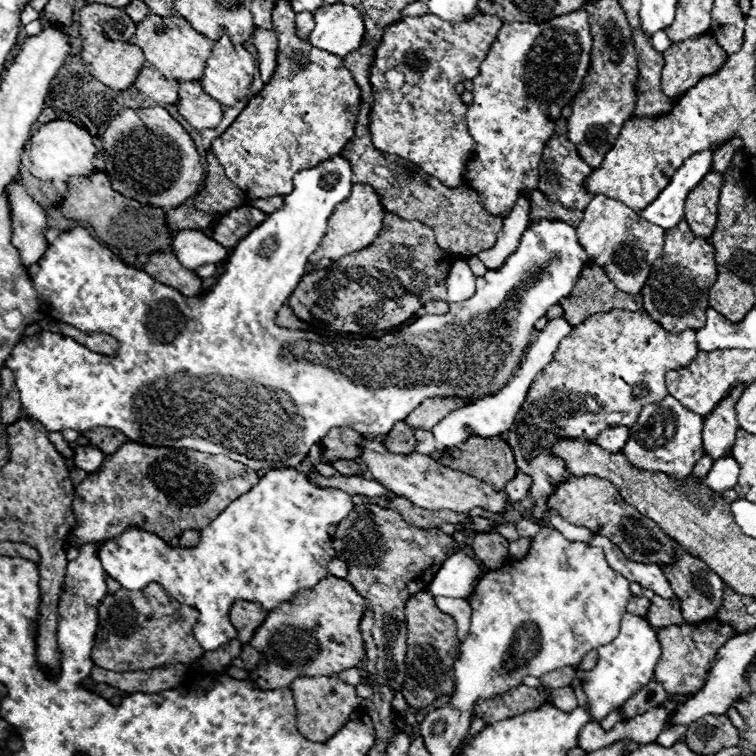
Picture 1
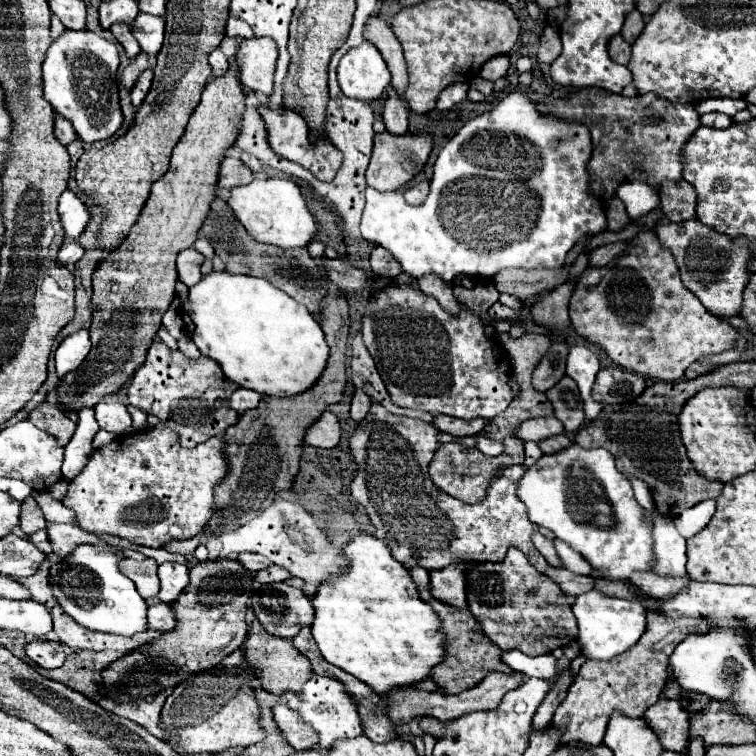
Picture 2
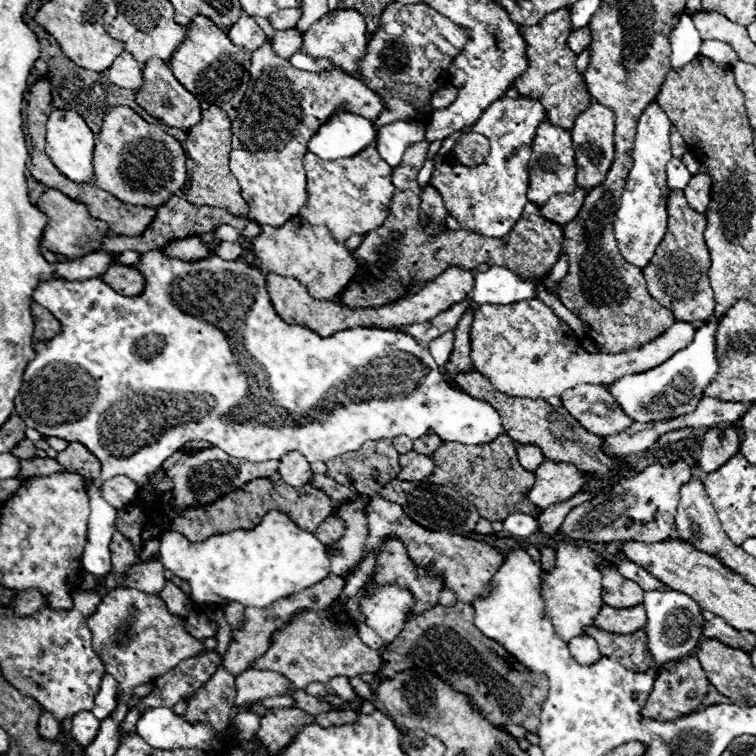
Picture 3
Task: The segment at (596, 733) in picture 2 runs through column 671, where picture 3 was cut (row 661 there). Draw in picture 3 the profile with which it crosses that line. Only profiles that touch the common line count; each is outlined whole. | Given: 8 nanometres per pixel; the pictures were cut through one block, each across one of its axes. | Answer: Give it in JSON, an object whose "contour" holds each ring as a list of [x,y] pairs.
{"contour":[[[588,628],[588,634],[598,642],[602,656],[616,656],[616,660],[628,670],[646,672],[654,666],[654,658],[648,650],[648,636],[644,630],[638,630],[630,636],[620,636],[598,628]]]}

